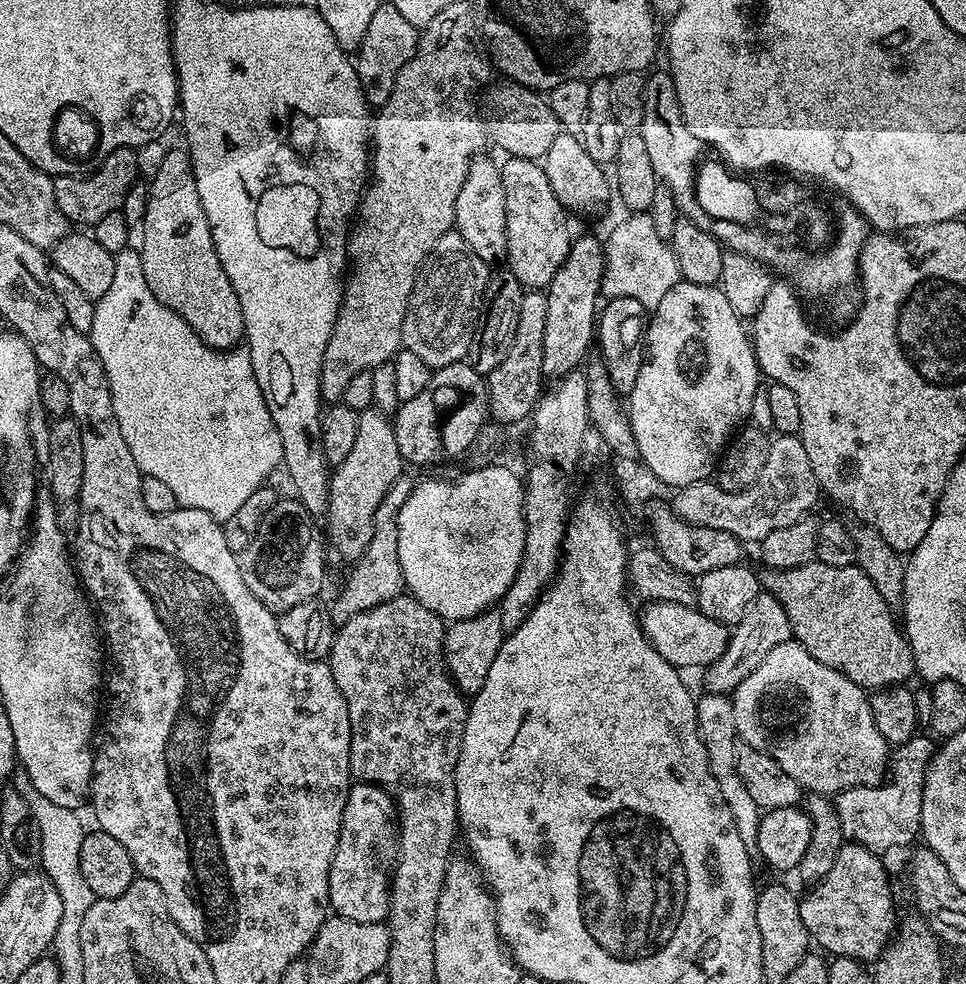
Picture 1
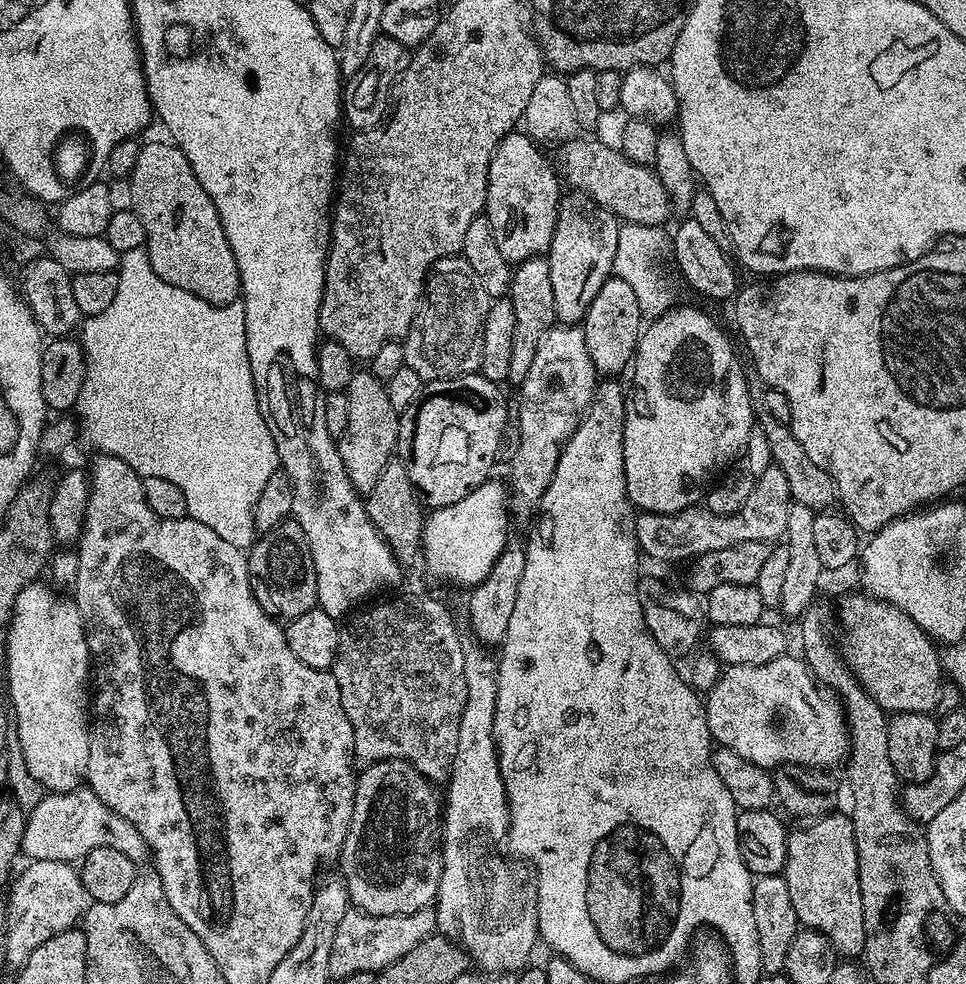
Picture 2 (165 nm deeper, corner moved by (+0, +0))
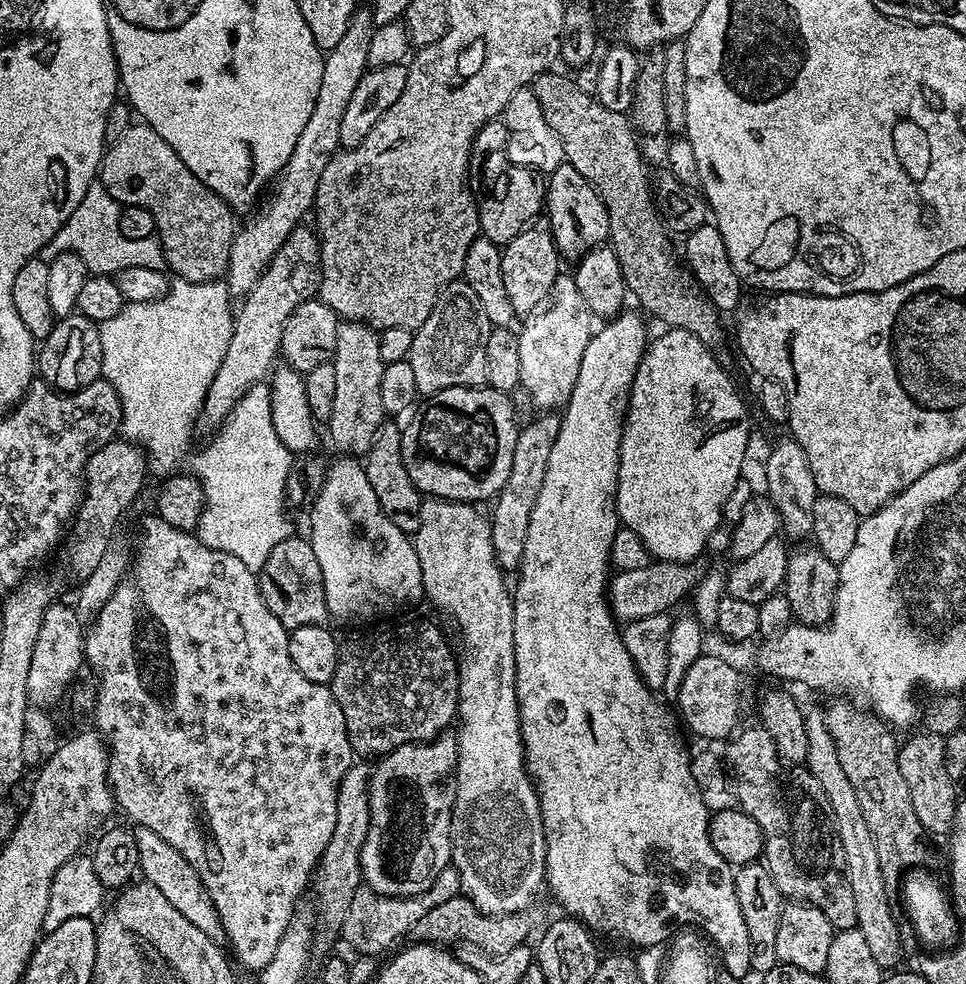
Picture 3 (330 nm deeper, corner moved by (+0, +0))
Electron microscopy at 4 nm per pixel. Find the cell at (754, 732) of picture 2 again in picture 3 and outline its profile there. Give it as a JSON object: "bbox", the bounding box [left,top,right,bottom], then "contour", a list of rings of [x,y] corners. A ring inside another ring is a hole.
{"bbox":[674,654,744,742],"contour":[[[705,654],[696,659],[690,670],[686,670],[686,678],[682,678],[682,686],[674,693],[674,700],[679,719],[688,723],[688,728],[694,735],[701,736],[704,740],[724,742],[742,724],[740,703],[744,700],[744,680],[740,677],[739,670],[731,668],[722,657]]]}

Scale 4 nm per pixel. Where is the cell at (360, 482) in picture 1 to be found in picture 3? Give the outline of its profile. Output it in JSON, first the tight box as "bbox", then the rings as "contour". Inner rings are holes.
{"bbox":[326,320,386,457],"contour":[[[356,320],[341,323],[338,330],[338,346],[331,363],[334,366],[334,410],[330,410],[330,418],[326,421],[326,428],[332,435],[332,440],[341,448],[341,453],[351,454],[353,457],[363,457],[370,450],[374,442],[374,434],[378,426],[385,423],[386,413],[382,406],[382,353],[378,351],[380,337],[377,329],[360,324]]]}

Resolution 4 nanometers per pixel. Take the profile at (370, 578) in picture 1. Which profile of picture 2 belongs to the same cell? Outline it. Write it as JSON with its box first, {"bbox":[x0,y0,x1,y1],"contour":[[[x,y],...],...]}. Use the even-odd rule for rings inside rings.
{"bbox":[366,458,426,566],"contour":[[[399,458],[388,461],[386,470],[382,470],[382,478],[378,478],[378,486],[374,486],[374,490],[367,493],[366,507],[370,514],[370,522],[374,522],[374,526],[382,534],[382,538],[388,543],[401,566],[408,566],[415,560],[417,563],[424,543],[426,508],[418,490],[410,482],[406,466]]]}

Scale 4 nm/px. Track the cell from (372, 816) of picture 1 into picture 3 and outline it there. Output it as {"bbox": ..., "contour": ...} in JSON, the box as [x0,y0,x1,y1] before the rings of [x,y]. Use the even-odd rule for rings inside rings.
{"bbox":[360,734,456,896],"contour":[[[441,734],[435,740],[422,744],[403,744],[398,746],[387,756],[379,761],[377,768],[373,767],[368,781],[368,801],[370,802],[370,830],[366,830],[366,842],[362,842],[362,854],[360,855],[360,875],[363,883],[370,890],[374,890],[383,896],[417,896],[426,890],[452,863],[452,811],[456,801],[456,742],[455,735]]]}

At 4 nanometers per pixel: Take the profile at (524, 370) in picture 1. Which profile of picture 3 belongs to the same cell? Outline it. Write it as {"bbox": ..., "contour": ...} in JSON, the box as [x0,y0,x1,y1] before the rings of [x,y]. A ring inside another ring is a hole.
{"bbox":[500,222,562,317],"contour":[[[544,222],[529,224],[522,230],[522,234],[503,245],[500,257],[502,282],[506,282],[506,295],[510,297],[510,306],[514,306],[517,317],[527,317],[543,305],[550,286],[554,286],[556,277],[562,272],[562,257],[552,237],[552,229]]]}

